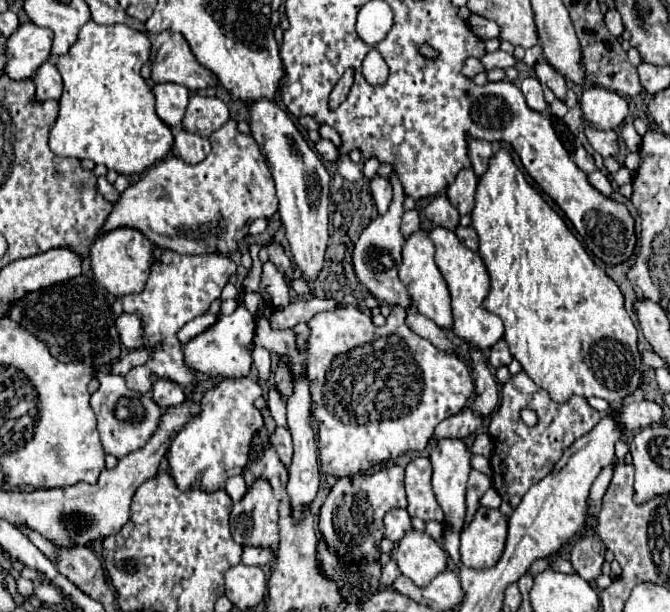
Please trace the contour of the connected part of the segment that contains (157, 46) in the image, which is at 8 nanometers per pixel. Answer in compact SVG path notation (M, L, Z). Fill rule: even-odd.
M163 31L151 39L151 79L155 83L179 83L189 91L201 91L217 85L217 77L205 69L191 53L181 33Z

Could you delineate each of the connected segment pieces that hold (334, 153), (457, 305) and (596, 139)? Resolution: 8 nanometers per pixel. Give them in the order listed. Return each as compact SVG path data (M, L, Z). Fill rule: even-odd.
M321 139L319 143L315 143L315 149L327 161L335 161L339 157L339 149L329 139Z
M433 227L429 231L431 241L435 243L435 263L439 267L439 271L443 273L449 291L451 291L451 313L453 313L453 331L455 335L459 335L461 339L473 343L475 347L487 351L491 349L501 337L503 337L503 321L485 311L481 307L483 299L489 293L489 275L487 269L481 261L481 257L473 251L469 251L451 229L445 227Z
M585 123L585 135L587 135L591 147L597 153L601 153L603 157L615 157L619 153L615 131L595 131L593 127L589 127L589 123Z

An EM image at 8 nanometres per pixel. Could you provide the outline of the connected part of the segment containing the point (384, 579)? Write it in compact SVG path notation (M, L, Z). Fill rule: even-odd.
M391 559L391 561L381 569L381 583L383 583L385 587L391 587L393 581L395 581L399 575L401 575L401 571L399 571L397 563Z

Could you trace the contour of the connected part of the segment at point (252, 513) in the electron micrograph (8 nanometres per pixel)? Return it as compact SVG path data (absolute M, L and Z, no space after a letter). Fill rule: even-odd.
M257 479L247 495L231 509L231 535L239 545L269 547L277 553L277 499L265 479Z

